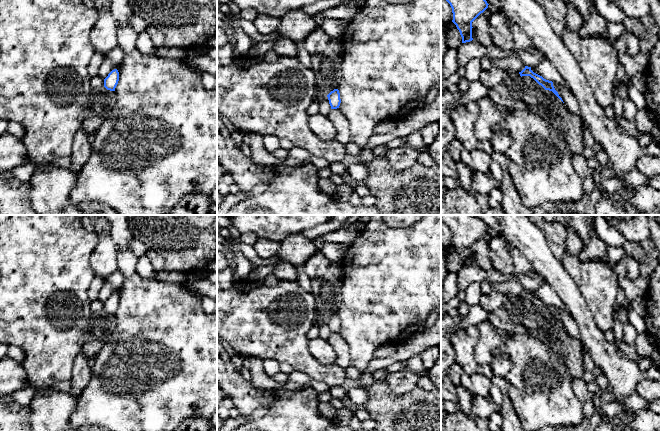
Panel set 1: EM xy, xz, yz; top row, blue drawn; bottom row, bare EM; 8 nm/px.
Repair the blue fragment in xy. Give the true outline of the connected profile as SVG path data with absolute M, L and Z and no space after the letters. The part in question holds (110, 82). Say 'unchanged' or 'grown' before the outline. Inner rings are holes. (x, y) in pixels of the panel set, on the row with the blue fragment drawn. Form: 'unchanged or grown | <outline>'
unchanged | M114 69L104 79L104 87L107 90L115 91L118 81L119 81L119 72L117 69Z

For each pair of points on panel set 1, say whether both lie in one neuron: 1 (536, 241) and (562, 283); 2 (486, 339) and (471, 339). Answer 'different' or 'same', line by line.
1: same
2: different

